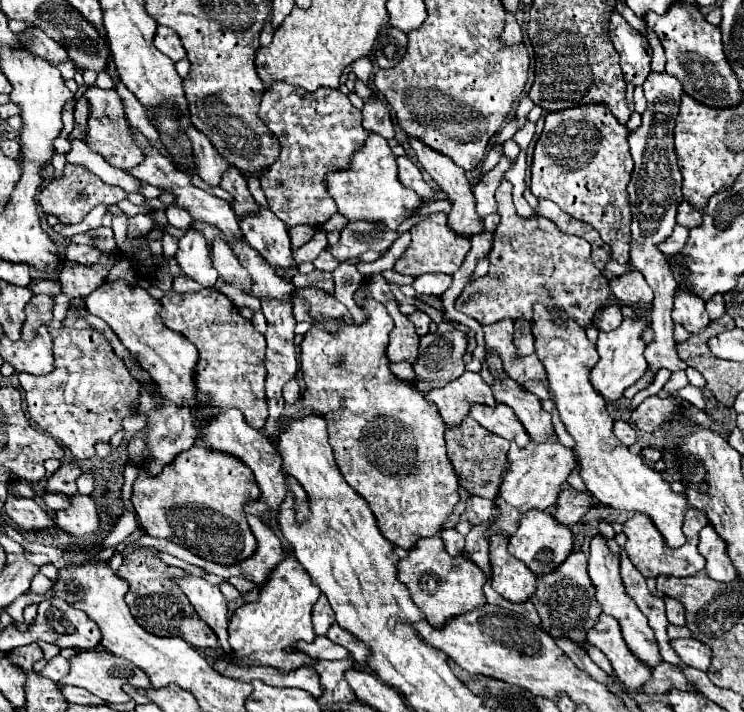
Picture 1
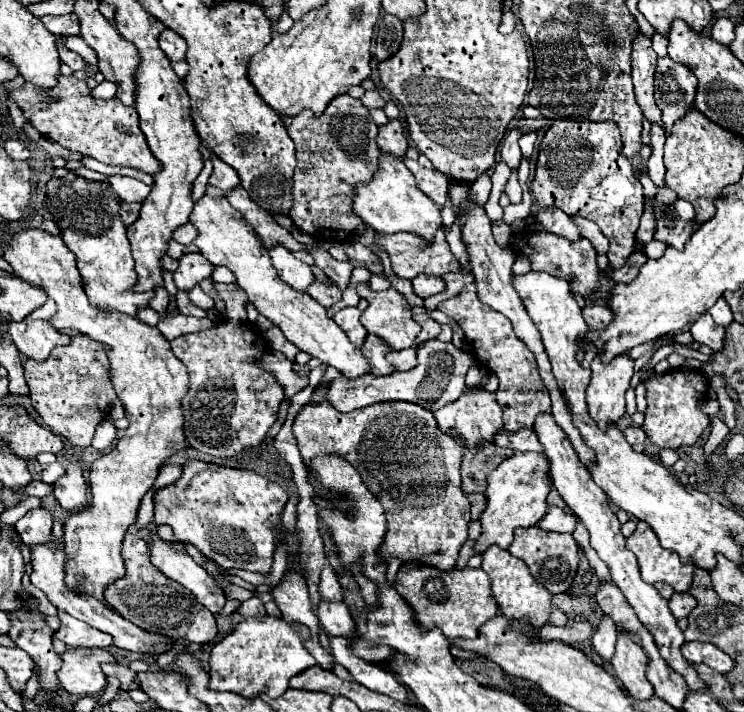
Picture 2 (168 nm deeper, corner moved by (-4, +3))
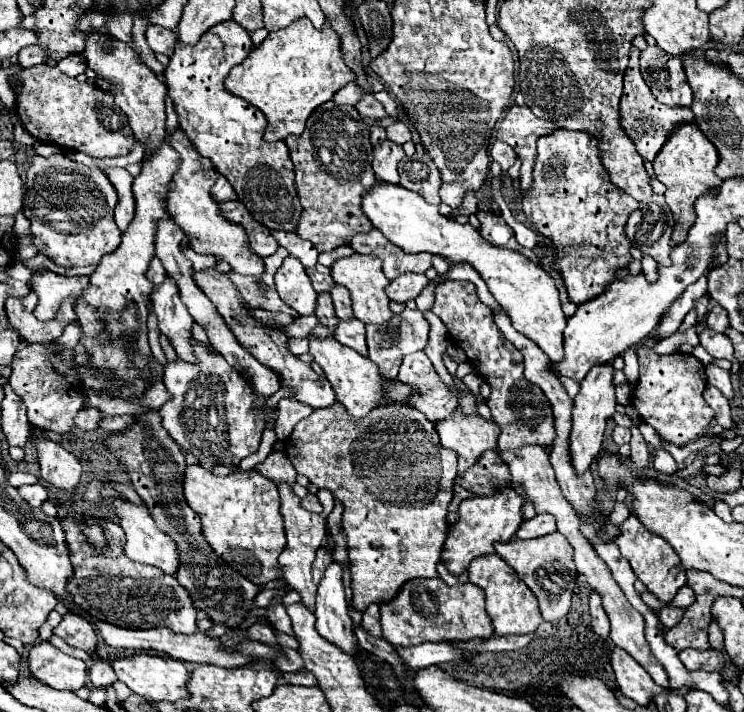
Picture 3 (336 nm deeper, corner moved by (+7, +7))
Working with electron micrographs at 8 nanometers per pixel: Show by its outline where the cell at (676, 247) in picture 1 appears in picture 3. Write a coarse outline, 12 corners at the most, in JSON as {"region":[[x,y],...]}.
{"region":[[651,255],[641,257],[643,273],[648,281],[658,277],[657,262]]}

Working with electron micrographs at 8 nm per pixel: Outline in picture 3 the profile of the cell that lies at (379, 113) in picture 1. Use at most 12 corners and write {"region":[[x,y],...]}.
{"region":[[385,139],[373,149],[377,179],[399,183],[401,145]]}

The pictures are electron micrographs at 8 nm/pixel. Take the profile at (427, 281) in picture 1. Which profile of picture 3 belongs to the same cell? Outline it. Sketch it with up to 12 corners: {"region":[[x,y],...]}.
{"region":[[405,273],[393,279],[385,293],[407,303],[429,283],[425,275]]}

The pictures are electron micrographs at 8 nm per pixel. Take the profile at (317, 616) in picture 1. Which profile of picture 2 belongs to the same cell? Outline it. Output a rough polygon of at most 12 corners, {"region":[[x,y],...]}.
{"region":[[334,567],[320,573],[320,595],[326,601],[342,601],[342,587]]}

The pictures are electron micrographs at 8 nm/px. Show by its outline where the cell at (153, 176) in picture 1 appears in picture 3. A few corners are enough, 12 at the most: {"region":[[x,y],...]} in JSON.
{"region":[[47,63],[9,77],[37,141],[91,157],[137,145],[113,95]]}

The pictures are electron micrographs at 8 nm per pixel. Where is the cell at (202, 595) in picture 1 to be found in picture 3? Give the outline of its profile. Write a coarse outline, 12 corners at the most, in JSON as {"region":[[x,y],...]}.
{"region":[[115,505],[131,561],[175,575],[177,545],[155,527],[145,505]]}

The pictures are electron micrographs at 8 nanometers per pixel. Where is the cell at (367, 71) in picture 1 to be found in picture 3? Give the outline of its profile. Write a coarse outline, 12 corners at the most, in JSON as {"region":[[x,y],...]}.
{"region":[[395,121],[387,127],[387,137],[395,143],[411,141],[405,123]]}

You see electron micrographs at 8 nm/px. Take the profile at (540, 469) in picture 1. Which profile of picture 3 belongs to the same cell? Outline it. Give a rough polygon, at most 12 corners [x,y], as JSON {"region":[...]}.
{"region":[[511,485],[459,505],[441,559],[455,575],[523,523]]}

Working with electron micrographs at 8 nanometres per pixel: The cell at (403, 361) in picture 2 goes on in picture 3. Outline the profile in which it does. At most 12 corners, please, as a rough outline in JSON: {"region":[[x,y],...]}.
{"region":[[423,351],[397,377],[421,391],[409,405],[439,421],[457,407]]}

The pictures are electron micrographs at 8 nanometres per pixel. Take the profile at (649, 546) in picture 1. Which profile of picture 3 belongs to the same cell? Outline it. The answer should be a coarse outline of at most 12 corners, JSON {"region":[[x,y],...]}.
{"region":[[637,517],[619,527],[617,545],[635,575],[661,601],[685,585],[667,541]]}

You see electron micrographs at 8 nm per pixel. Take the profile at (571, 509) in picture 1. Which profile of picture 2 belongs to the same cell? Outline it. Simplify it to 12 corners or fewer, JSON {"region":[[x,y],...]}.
{"region":[[550,507],[538,527],[554,533],[572,533],[576,517]]}

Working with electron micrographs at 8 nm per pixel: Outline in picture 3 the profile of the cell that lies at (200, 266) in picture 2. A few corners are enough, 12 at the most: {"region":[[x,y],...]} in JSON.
{"region":[[165,281],[151,299],[161,333],[183,361],[195,361],[189,343],[193,317],[177,283]]}

